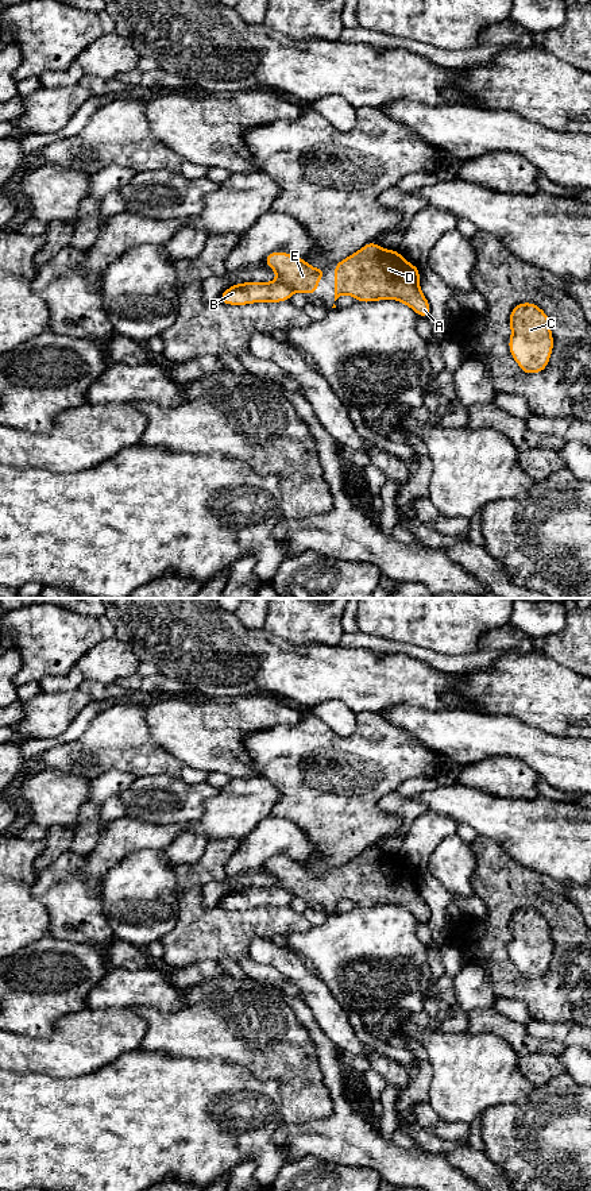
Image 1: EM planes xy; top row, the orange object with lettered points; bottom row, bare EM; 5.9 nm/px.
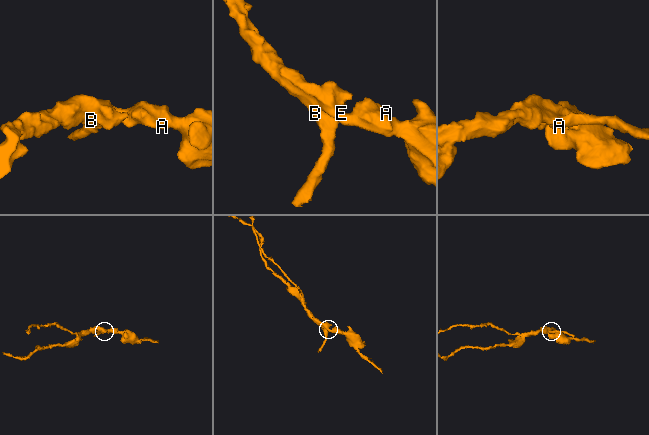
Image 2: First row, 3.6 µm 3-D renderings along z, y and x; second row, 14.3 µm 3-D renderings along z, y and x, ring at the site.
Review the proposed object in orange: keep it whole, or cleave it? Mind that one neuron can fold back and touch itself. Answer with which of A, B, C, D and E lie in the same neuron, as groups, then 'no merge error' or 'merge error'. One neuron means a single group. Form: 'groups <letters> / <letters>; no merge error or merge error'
groups A C D E / B; merge error

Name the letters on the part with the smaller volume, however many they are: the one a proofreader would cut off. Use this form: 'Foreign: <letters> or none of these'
Foreign: B

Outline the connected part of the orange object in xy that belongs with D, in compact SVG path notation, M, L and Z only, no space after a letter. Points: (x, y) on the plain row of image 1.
M370 847L335 868L335 906L349 899L356 906L395 905L428 922L430 909L420 893L420 874L397 855Z

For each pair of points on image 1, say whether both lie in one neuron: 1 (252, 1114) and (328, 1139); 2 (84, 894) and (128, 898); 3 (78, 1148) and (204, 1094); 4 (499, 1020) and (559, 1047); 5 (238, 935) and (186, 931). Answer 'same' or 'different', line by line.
1: different
2: different
3: same
4: same
5: same

